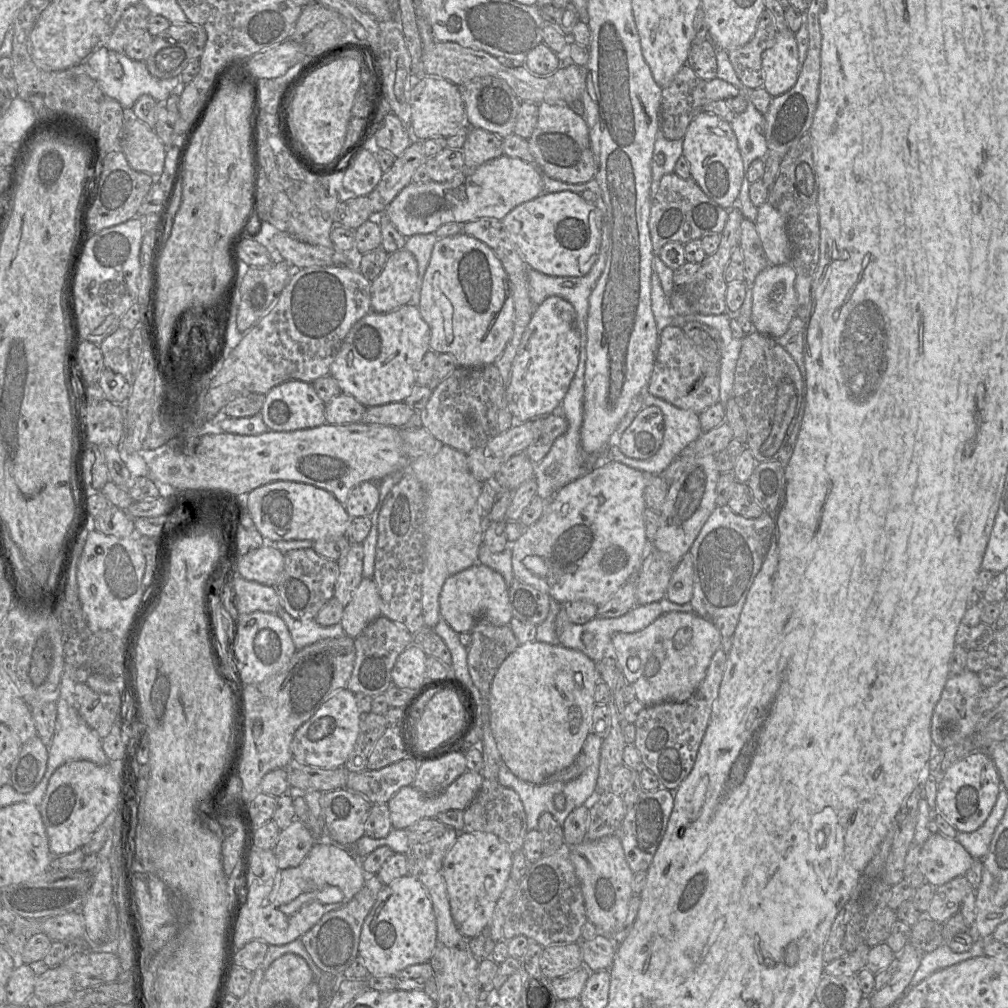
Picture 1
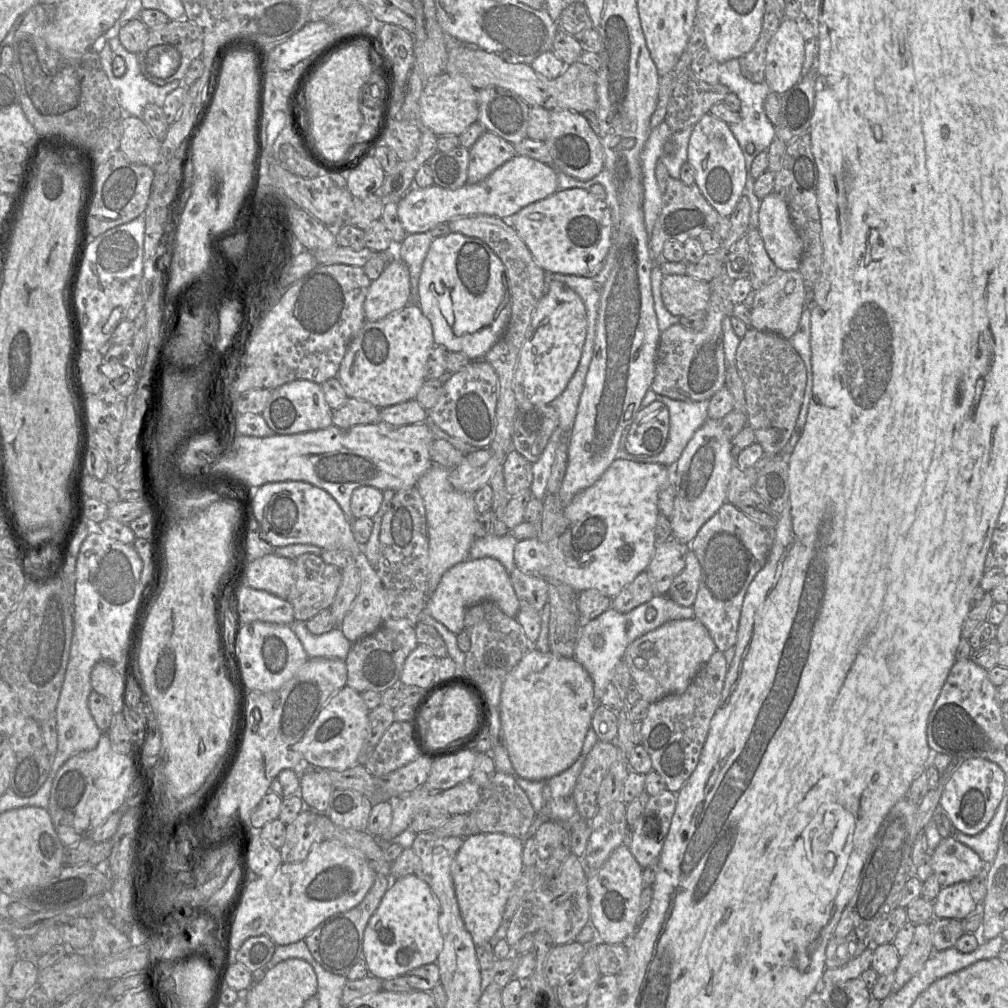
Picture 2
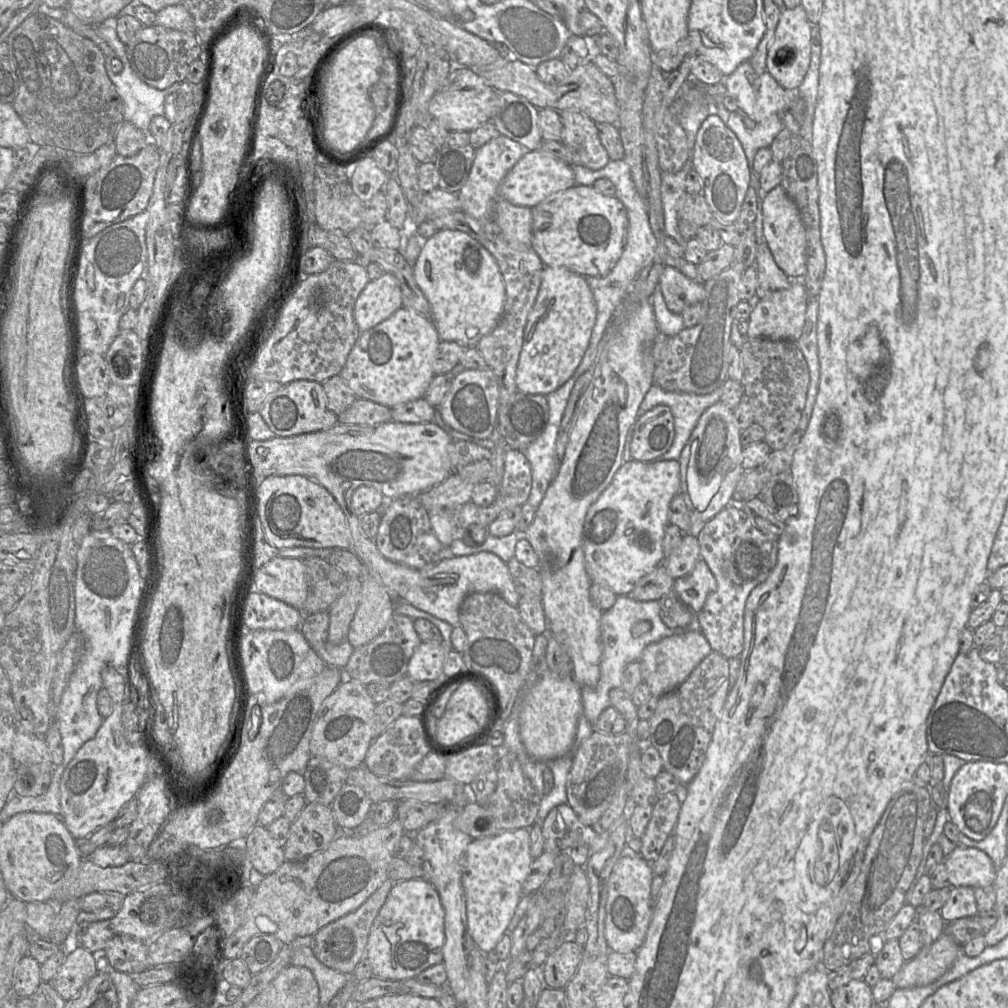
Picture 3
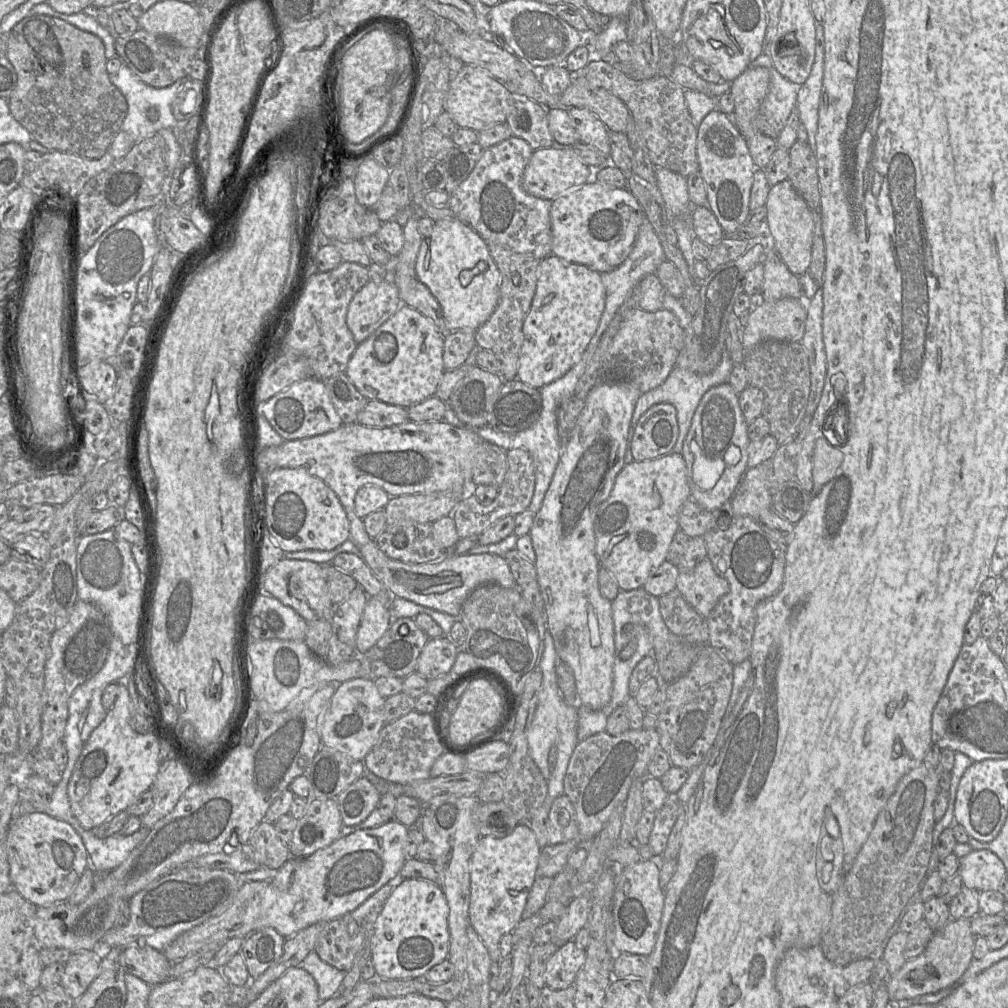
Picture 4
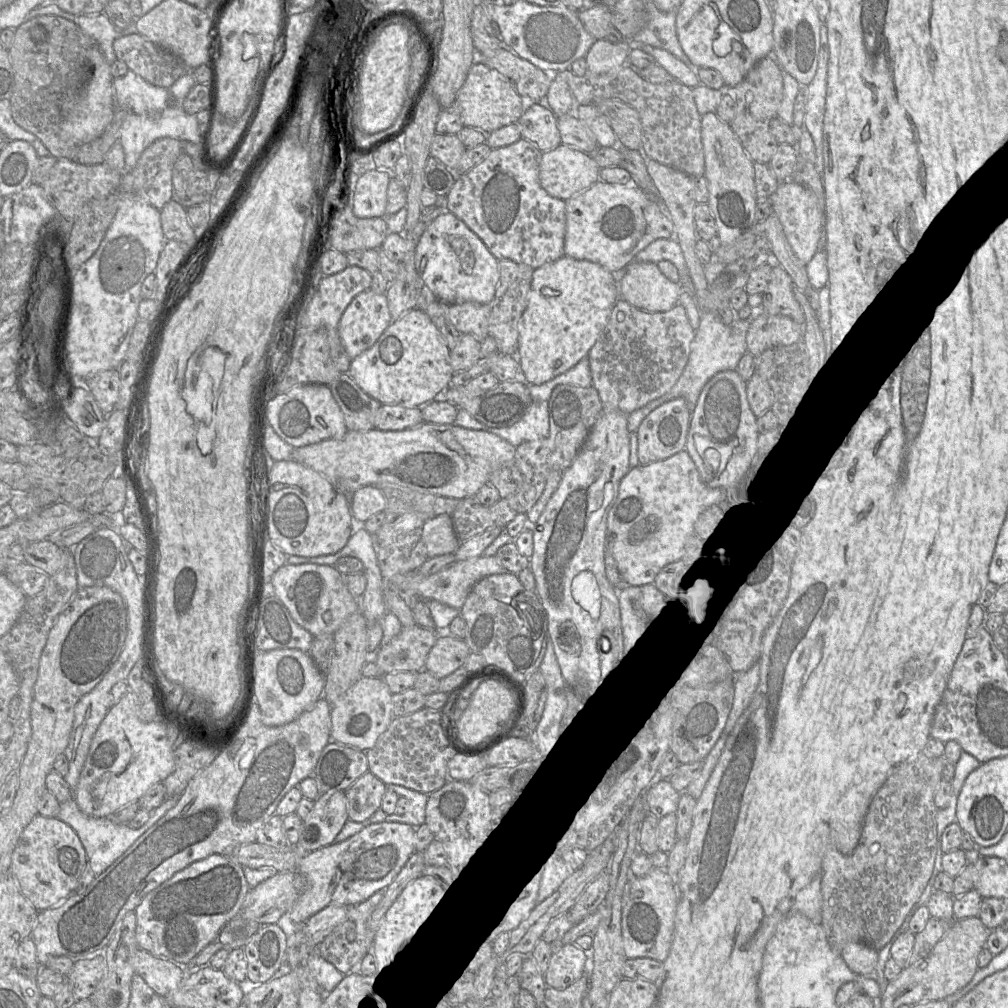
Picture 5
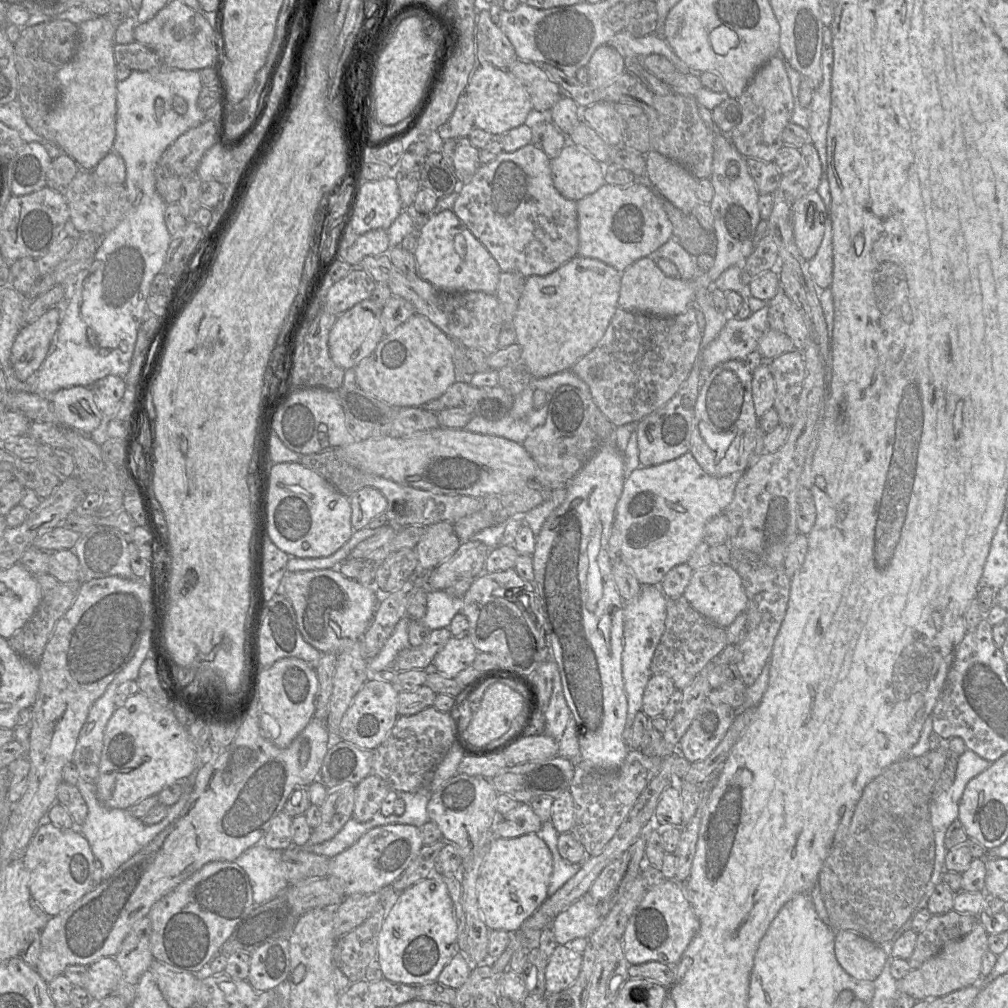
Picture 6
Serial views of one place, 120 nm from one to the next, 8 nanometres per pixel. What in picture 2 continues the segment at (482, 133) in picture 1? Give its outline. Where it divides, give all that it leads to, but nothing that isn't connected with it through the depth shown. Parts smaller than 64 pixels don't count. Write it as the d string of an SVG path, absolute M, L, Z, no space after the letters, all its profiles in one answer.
M484 132L469 148L467 183L475 184L516 155L514 145L492 132Z

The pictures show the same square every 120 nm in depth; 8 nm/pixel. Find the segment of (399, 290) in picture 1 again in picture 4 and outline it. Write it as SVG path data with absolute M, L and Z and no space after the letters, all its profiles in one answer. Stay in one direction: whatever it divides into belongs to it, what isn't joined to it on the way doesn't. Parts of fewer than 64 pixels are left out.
M392 280L369 281L352 298L346 317L347 327L357 344L365 341L402 305Z

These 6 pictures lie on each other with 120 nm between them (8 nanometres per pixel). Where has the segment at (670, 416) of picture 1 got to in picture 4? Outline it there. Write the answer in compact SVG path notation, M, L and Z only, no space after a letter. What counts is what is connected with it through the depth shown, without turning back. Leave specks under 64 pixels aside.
M725 349L720 363L713 371L708 374L699 375L683 368L674 367L667 379L661 385L640 395L633 411L630 427L635 427L640 417L653 405L659 403L670 403L676 409L679 428L678 439L671 453L682 453L684 440L687 436L693 415L699 405L701 398L710 388L727 383L733 366L734 364L730 358L730 355Z

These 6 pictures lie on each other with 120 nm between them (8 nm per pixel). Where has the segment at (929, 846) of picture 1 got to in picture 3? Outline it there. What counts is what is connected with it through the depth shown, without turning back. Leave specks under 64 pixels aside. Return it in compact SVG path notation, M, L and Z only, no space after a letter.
M957 845L944 861L950 887L992 886L997 873L991 858L982 850Z

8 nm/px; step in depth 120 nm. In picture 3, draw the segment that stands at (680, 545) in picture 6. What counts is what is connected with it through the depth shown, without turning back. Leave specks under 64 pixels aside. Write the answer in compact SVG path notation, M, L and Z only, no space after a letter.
M678 460L623 462L610 485L589 507L583 528L583 551L586 571L591 582L605 585L617 596L628 595L639 580L663 563L663 538L669 524L668 510L673 497L680 492Z

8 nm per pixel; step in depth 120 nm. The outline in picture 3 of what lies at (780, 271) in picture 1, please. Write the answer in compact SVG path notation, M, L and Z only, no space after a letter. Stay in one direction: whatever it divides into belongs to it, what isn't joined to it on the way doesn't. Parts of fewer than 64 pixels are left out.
M792 281L789 288L767 295L756 304L749 316L746 338L767 337L773 340L792 340L800 338L805 323L805 314L809 296L803 282Z

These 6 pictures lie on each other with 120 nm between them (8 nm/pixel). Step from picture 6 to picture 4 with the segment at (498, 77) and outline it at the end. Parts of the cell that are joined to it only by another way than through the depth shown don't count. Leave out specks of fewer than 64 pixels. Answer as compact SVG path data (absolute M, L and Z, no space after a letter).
M464 64L451 78L444 110L451 115L458 127L480 132L494 124L505 123L513 99L514 96L505 85L487 70Z

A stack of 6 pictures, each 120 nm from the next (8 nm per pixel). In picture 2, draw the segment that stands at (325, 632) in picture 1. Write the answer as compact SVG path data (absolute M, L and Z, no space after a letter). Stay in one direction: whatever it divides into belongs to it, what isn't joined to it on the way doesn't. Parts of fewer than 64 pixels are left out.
M294 620L290 627L302 643L309 658L345 660L351 649L352 643L344 636L340 627L335 627L321 635L312 634L302 621Z

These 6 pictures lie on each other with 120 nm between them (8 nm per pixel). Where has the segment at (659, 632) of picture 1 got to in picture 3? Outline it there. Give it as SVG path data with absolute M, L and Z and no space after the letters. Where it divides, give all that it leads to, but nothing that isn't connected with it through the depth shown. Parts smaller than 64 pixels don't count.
M688 631L651 643L645 647L639 659L643 682L647 684L653 696L661 697L680 686L711 652L711 646L701 631Z

